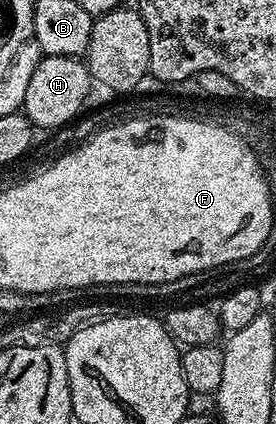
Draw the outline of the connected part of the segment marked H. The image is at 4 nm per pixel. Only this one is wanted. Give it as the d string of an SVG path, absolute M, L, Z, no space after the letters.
M65 55L40 56L32 79L29 80L29 87L26 88L21 112L36 130L59 130L72 124L84 112L83 104L91 93L91 87L93 80L86 60Z

